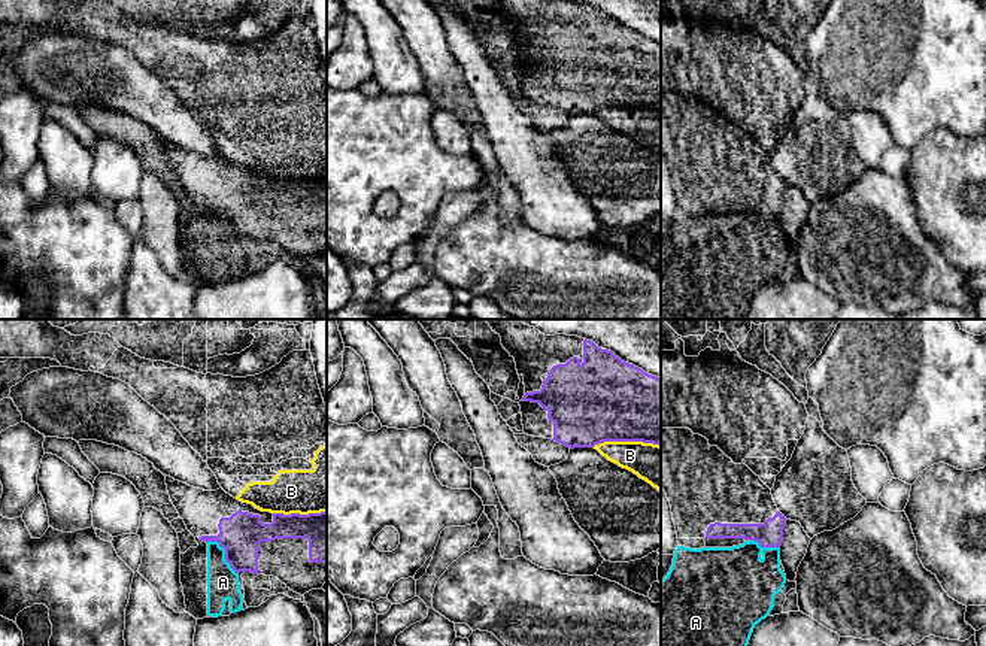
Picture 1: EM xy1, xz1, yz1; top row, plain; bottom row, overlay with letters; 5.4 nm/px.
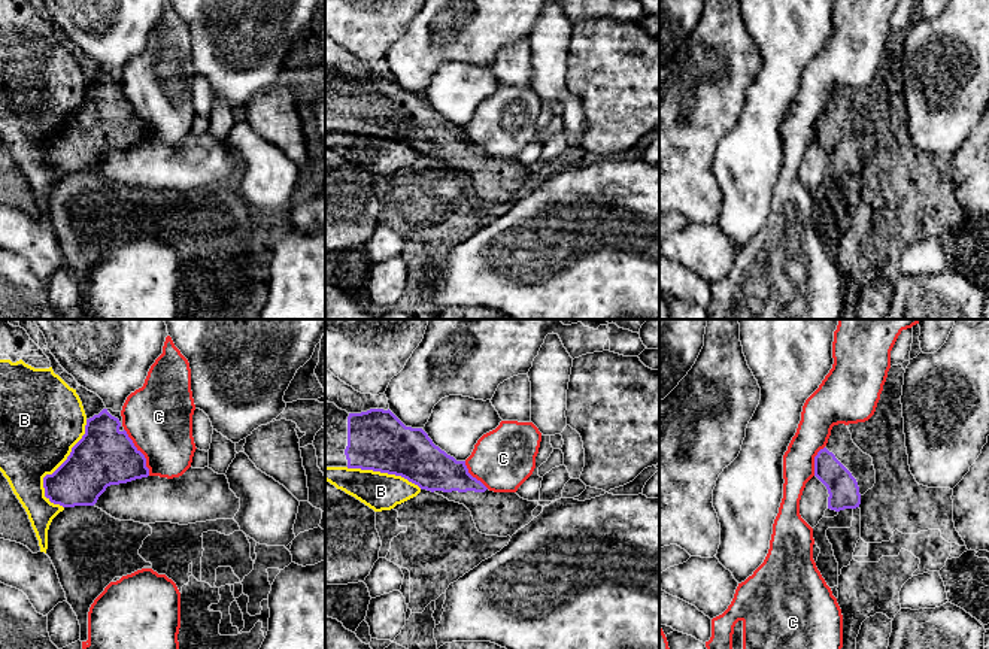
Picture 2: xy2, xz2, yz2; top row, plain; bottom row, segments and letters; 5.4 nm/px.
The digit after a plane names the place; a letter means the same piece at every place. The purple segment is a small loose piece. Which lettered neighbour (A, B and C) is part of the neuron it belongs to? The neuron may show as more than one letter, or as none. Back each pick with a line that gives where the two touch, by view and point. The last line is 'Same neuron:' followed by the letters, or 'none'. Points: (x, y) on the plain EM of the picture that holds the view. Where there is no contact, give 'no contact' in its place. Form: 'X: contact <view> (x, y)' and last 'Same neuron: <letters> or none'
Same neuron: none

